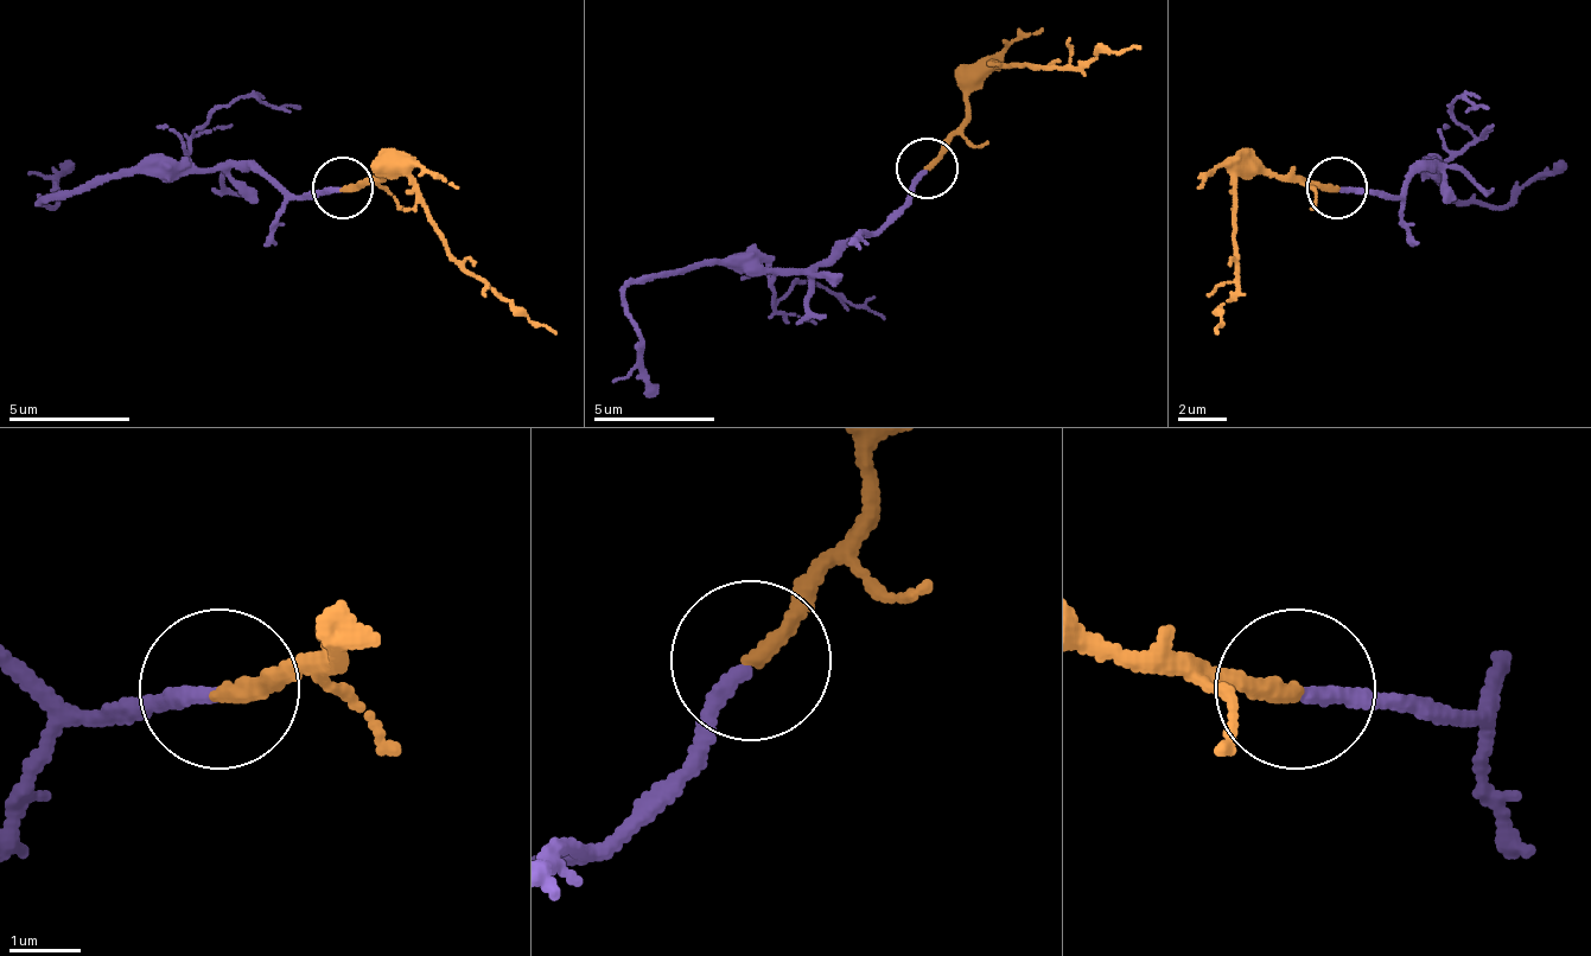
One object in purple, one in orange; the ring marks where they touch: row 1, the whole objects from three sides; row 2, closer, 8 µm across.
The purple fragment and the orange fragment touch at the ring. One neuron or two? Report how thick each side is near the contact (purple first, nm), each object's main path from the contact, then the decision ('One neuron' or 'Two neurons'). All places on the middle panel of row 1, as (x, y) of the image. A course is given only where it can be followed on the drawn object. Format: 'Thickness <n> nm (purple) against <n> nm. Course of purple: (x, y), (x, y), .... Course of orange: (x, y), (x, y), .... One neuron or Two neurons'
Thickness 220 nm (purple) against 240 nm. Course of purple: (926, 170), (883, 224), (809, 267), (687, 267), (627, 291), (638, 339), (638, 370), (656, 395). Course of orange: (926, 170), (968, 114), (968, 90), (992, 65), (1054, 65), (1138, 48). One neuron

